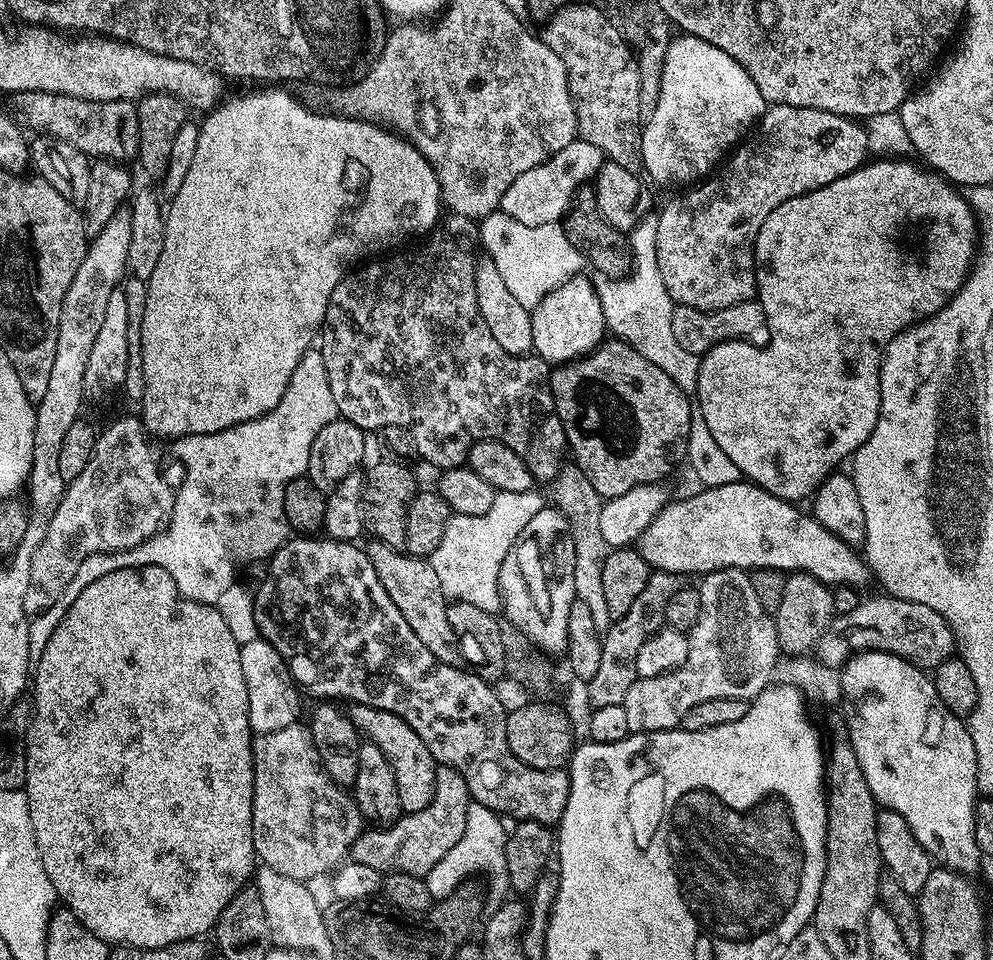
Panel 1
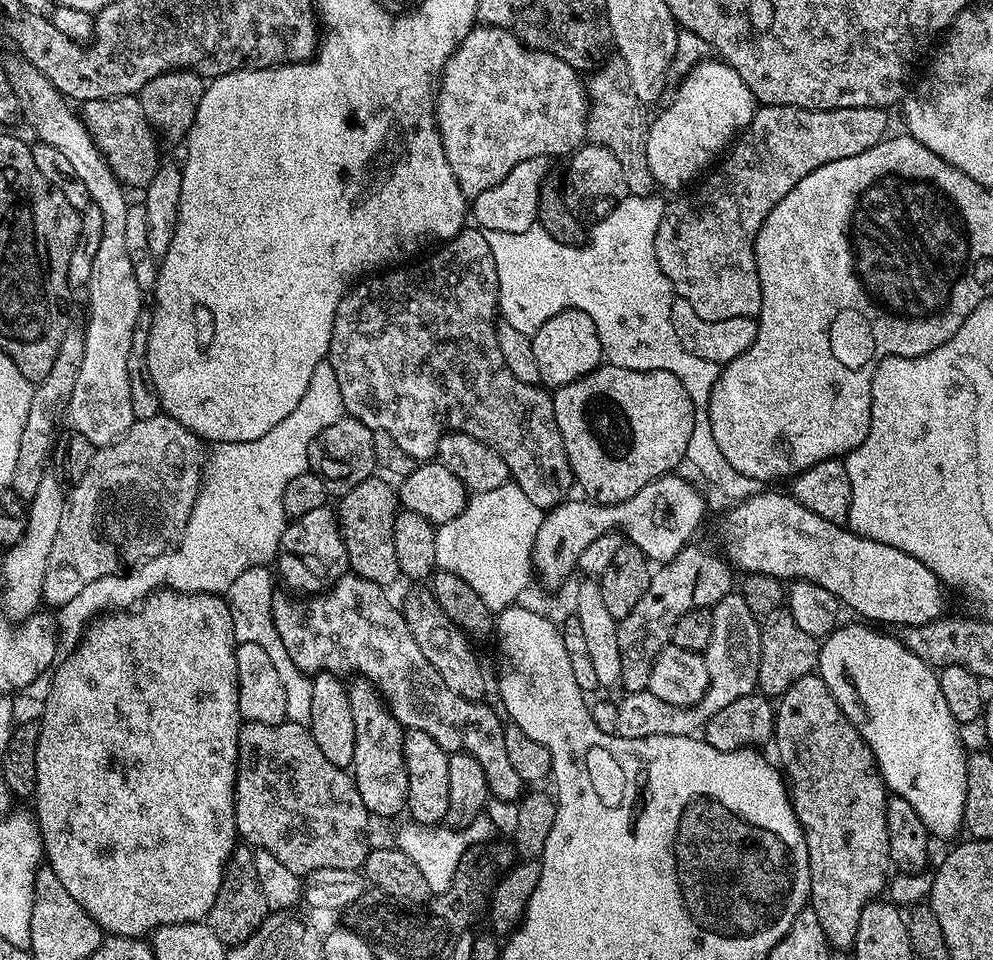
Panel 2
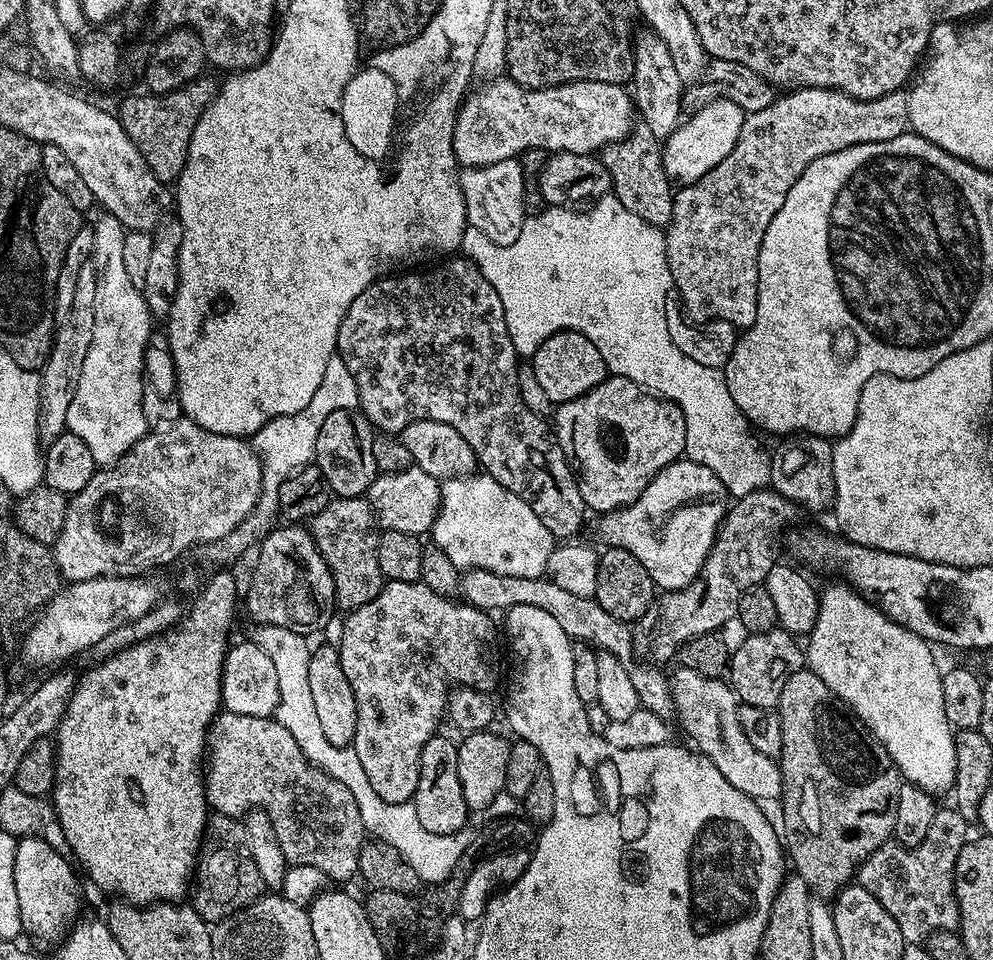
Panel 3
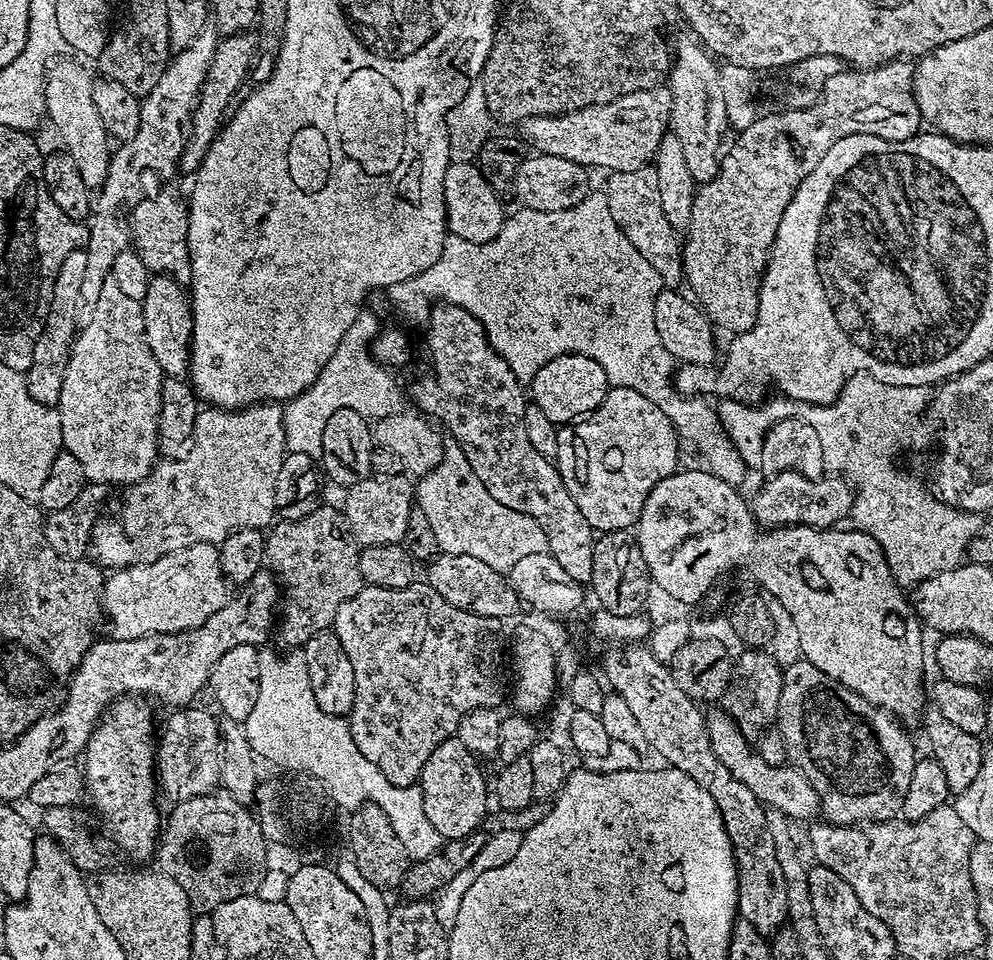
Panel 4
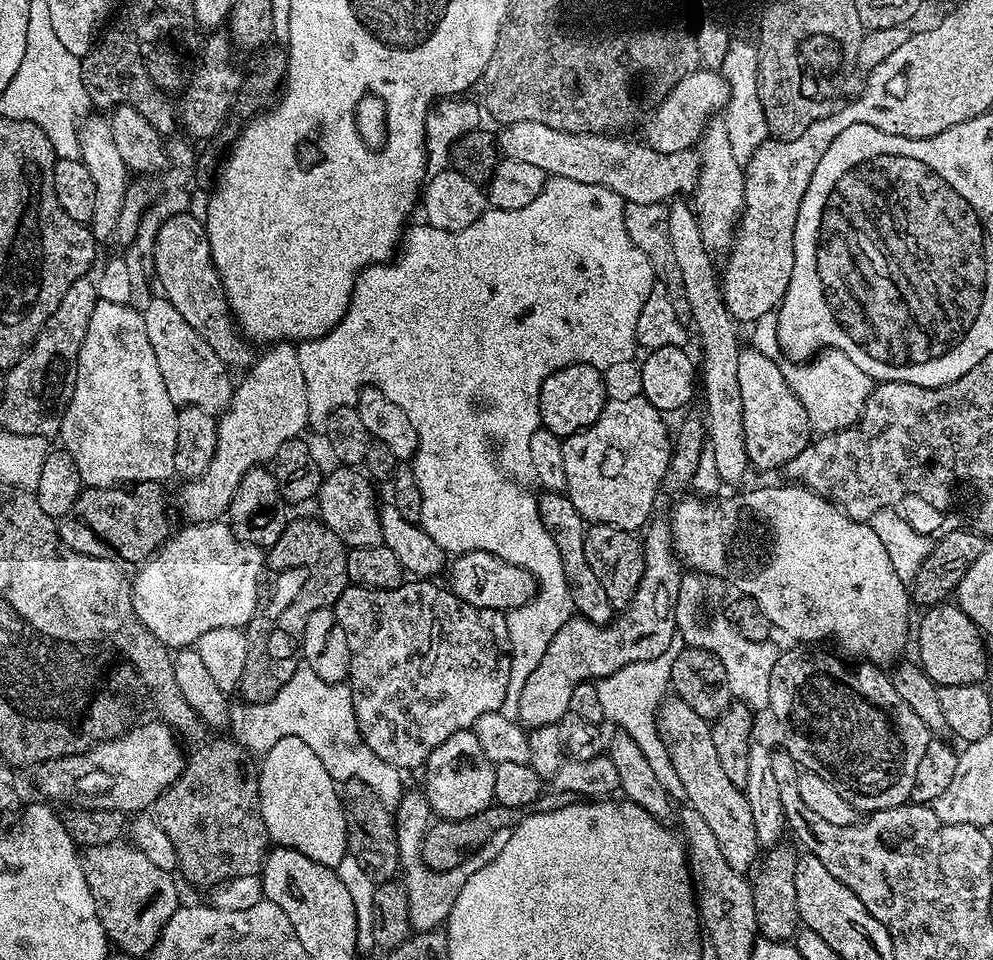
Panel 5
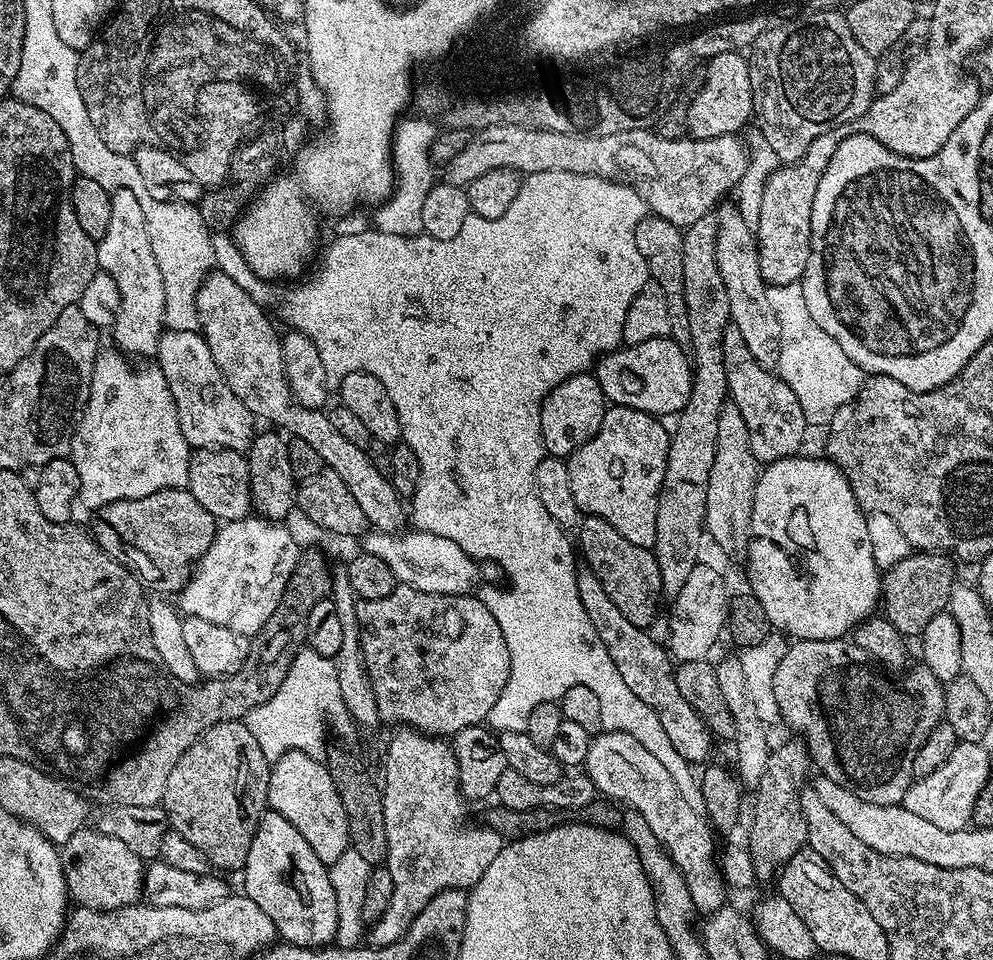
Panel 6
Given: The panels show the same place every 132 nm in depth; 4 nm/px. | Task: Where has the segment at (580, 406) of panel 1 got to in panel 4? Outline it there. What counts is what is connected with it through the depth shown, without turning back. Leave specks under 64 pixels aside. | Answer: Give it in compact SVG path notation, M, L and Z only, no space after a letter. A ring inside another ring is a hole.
M609 387L606 398L587 416L571 424L559 425L558 454L554 461L560 471L566 490L570 490L570 498L578 502L578 510L582 510L582 518L597 533L622 532L631 529L642 514L642 506L646 506L646 498L650 498L650 490L662 482L662 478L677 471L680 460L681 441L676 434L676 427L670 418L650 398L638 394L633 388Z

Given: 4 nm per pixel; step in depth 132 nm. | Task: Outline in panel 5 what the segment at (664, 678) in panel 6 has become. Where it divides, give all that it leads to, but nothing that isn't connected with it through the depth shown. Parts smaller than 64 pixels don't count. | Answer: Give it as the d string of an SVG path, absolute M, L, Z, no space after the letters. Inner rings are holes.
M545 491L539 497L538 505L542 522L548 527L548 533L556 539L573 609L583 619L590 620L595 624L609 625L613 623L614 609L612 603L606 598L606 590L602 587L602 582L598 582L594 570L590 570L590 562L586 562L586 542L584 541L586 521L584 517L578 514L578 510L574 510L574 506L569 502L567 495L558 492Z

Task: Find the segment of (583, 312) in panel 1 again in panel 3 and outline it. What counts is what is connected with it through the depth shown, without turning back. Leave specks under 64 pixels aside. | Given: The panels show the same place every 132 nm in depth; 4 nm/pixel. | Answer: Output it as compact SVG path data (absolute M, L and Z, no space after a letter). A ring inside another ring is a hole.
M555 332L530 357L530 367L534 370L534 378L538 378L542 390L550 398L554 406L559 406L594 390L610 373L598 346L590 342L581 332Z

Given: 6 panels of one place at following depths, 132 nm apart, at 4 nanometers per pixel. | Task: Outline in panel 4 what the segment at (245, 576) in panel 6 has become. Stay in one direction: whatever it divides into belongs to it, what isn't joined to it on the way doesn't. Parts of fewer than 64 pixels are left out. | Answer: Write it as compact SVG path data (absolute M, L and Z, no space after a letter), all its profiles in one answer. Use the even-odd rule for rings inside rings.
M195 544L182 550L174 550L149 564L135 564L129 568L117 568L104 581L102 612L106 624L112 627L111 635L117 640L142 638L151 632L184 632L194 626L202 626L214 610L222 610L230 599L229 581L224 579L220 565L220 548L215 544Z

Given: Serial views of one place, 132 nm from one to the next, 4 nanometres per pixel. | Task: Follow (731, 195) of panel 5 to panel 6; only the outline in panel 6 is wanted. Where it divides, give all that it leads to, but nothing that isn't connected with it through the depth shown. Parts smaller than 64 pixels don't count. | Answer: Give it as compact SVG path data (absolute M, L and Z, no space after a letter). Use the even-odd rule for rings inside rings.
M721 207L716 221L718 222L718 270L722 274L722 283L726 286L726 294L730 298L731 323L738 326L746 346L759 364L775 365L780 354L780 331L778 330L778 314L774 314L774 306L770 306L768 297L769 285L764 283L760 270L760 245L755 231L749 230L742 218L739 208Z

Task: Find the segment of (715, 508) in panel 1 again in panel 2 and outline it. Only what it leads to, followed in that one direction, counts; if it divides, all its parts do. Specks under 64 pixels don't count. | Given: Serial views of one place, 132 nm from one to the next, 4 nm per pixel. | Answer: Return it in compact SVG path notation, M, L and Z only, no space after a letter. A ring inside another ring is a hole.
M761 490L758 494L739 501L725 514L724 521L720 524L720 536L728 548L727 559L739 571L741 568L741 573L770 574L782 582L805 580L817 583L834 595L847 611L849 608L860 615L857 617L880 626L922 626L945 615L945 585L941 584L934 570L918 562L918 558L910 558L910 554L894 550L894 546L882 546L882 542L859 536L843 524L826 522L826 518L818 518L814 510L806 510L806 506L802 506L790 494L784 493L783 496L780 492L768 491L772 490Z

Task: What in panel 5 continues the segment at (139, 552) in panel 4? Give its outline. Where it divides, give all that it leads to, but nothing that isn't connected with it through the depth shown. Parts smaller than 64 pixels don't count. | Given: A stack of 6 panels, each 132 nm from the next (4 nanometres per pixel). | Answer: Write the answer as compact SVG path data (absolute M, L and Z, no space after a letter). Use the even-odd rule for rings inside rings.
M281 342L271 345L264 357L257 359L243 373L244 376L233 387L232 401L227 409L219 413L216 422L216 449L210 466L196 480L181 483L180 488L180 512L185 516L187 523L202 524L216 522L227 513L232 504L234 494L250 469L267 465L275 461L278 450L286 442L297 439L303 428L309 427L308 423L308 399L306 398L306 378L302 374L302 362L298 362L296 353L297 345L292 342Z

